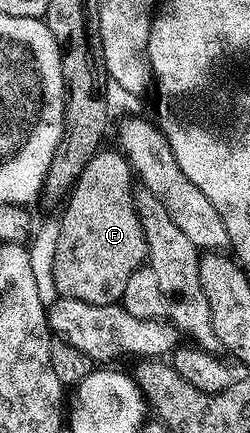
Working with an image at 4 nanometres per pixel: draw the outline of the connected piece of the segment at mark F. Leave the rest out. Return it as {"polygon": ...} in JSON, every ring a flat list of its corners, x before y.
{"polygon":[[100,150,89,158,85,170,77,178,71,195,65,201,67,209,57,220,59,233,53,242,55,253,51,256,51,280,62,298,77,298,77,302,89,302,93,306,118,304,123,299,125,282,129,274,144,265,147,260,147,243,141,230,141,222,135,213,133,197,133,169,122,151]]}

